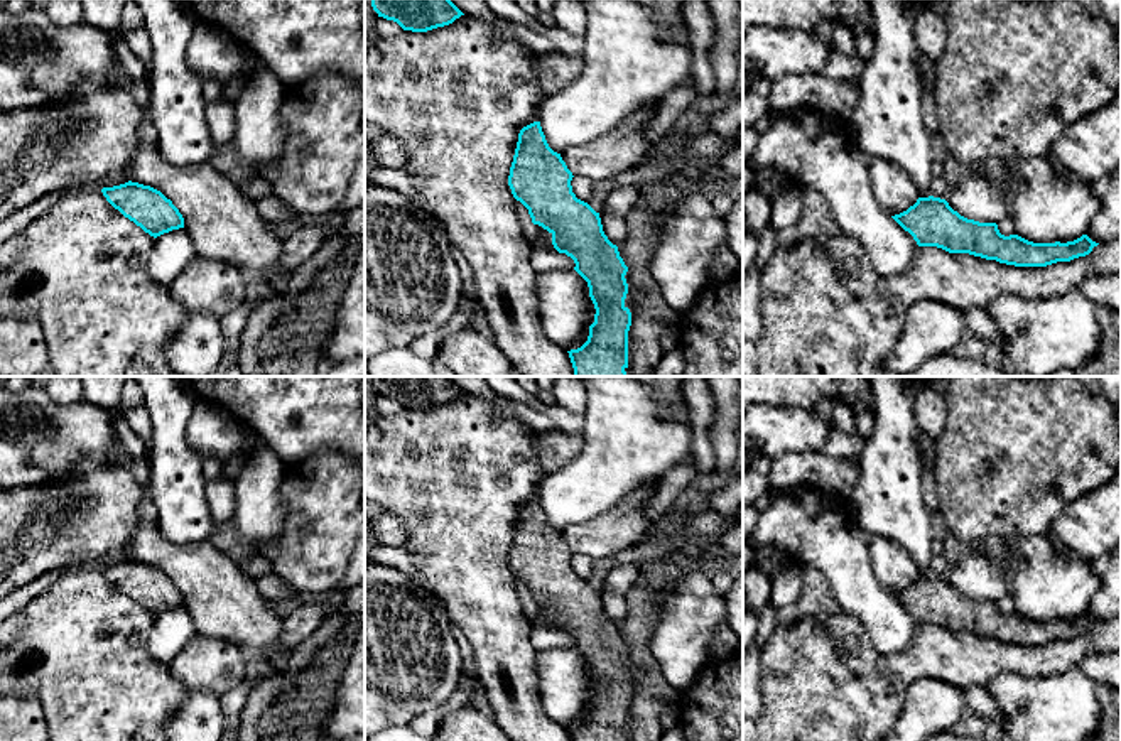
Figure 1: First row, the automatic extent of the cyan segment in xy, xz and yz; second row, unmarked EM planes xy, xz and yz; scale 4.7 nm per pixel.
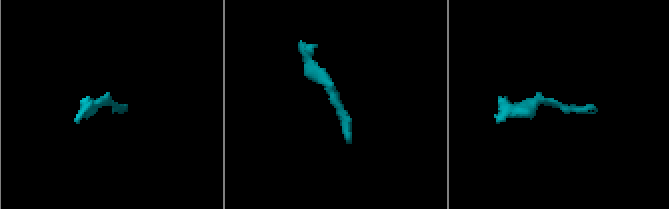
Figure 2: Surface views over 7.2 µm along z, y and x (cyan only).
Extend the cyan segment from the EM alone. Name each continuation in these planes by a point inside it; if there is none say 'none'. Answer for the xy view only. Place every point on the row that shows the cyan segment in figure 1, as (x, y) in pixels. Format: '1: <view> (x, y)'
none

